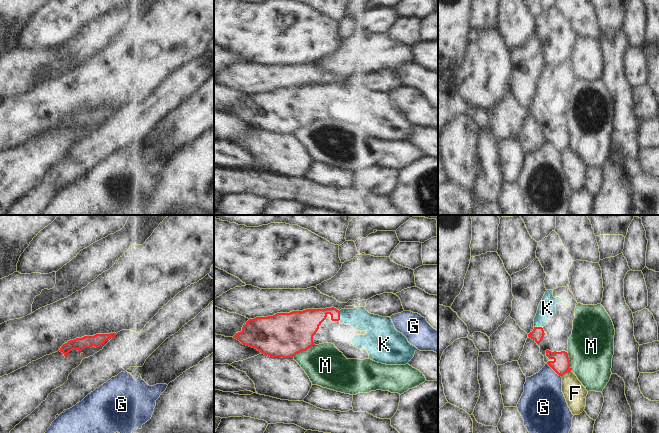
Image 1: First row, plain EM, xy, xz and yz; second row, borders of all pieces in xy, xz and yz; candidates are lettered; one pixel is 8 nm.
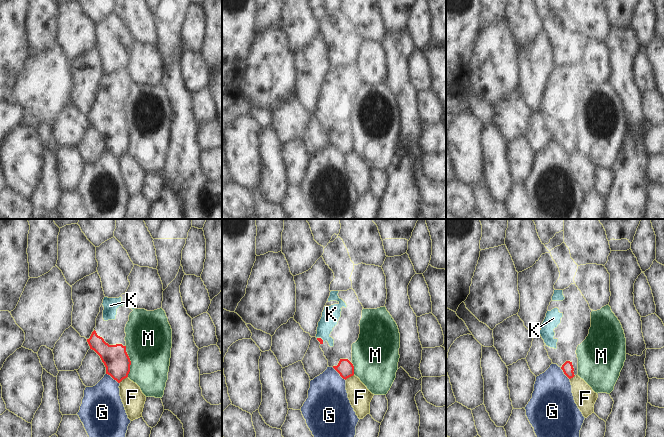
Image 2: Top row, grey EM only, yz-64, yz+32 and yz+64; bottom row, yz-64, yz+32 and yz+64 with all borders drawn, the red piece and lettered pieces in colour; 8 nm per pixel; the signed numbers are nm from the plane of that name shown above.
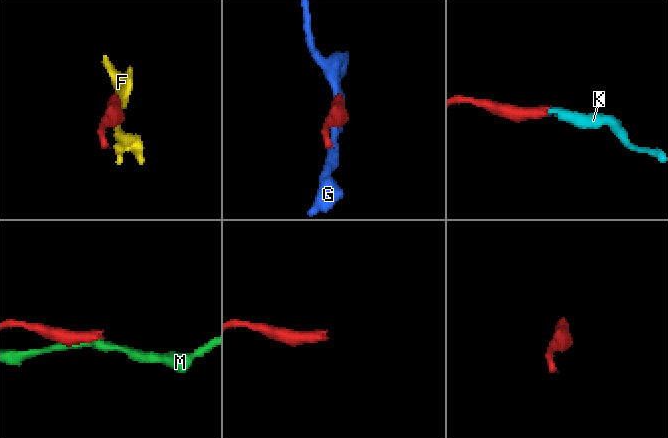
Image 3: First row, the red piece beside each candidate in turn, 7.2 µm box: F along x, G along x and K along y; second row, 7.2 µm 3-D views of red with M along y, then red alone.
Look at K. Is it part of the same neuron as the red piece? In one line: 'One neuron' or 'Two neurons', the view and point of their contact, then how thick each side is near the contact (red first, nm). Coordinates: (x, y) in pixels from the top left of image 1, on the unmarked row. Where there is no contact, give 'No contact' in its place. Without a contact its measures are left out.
One neuron. Touches red at xz (339, 92). Thickness 190 nm (red) against 180 nm.

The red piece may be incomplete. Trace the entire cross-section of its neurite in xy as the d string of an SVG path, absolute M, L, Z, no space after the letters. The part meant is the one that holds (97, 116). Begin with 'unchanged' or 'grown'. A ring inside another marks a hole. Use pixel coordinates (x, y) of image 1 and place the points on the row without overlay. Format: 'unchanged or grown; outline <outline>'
unchanged; outline M116 109L110 110L96 110L94 112L84 112L82 114L76 114L63 120L58 126L62 128L65 134L68 133L68 129L72 126L82 127L84 124L90 124L92 122L98 124L102 122L109 114L114 114Z

